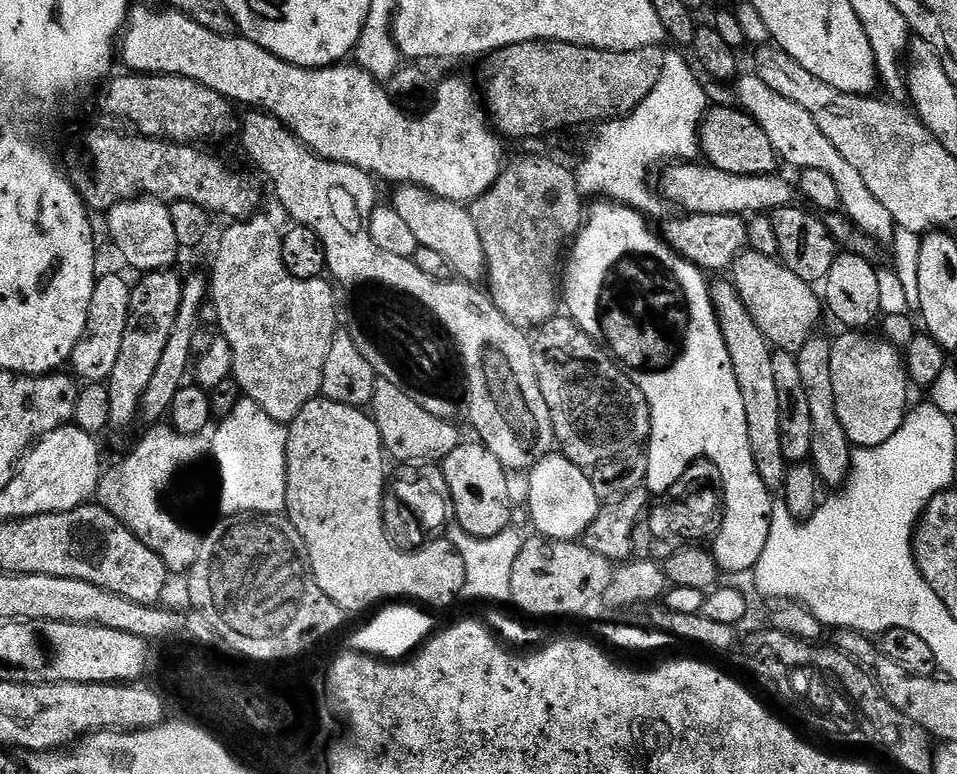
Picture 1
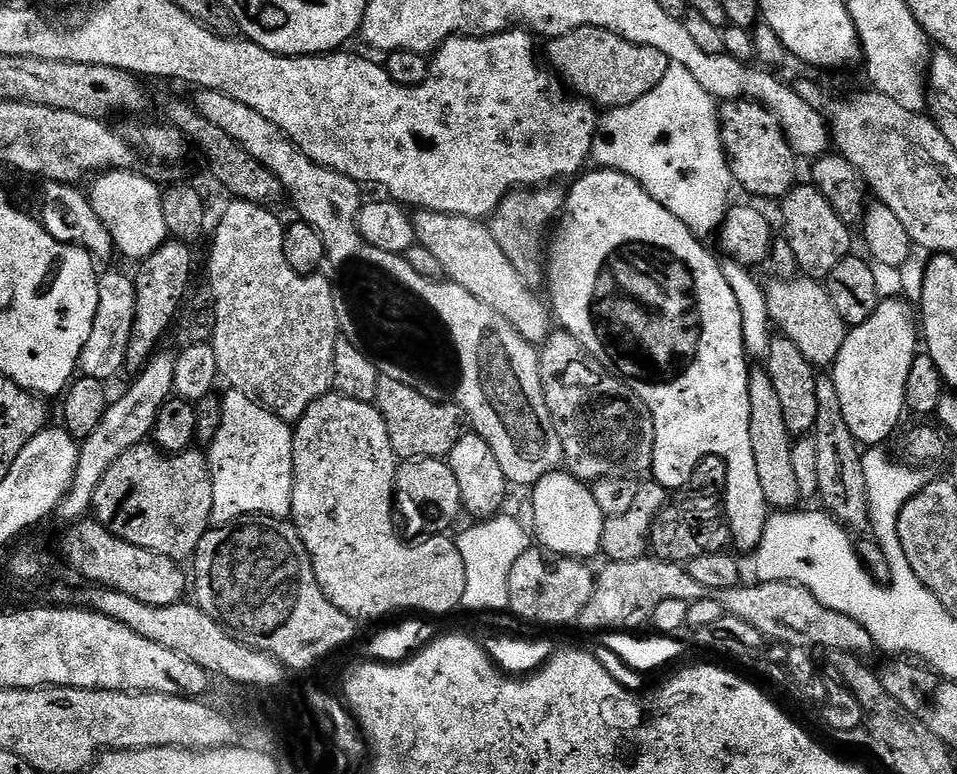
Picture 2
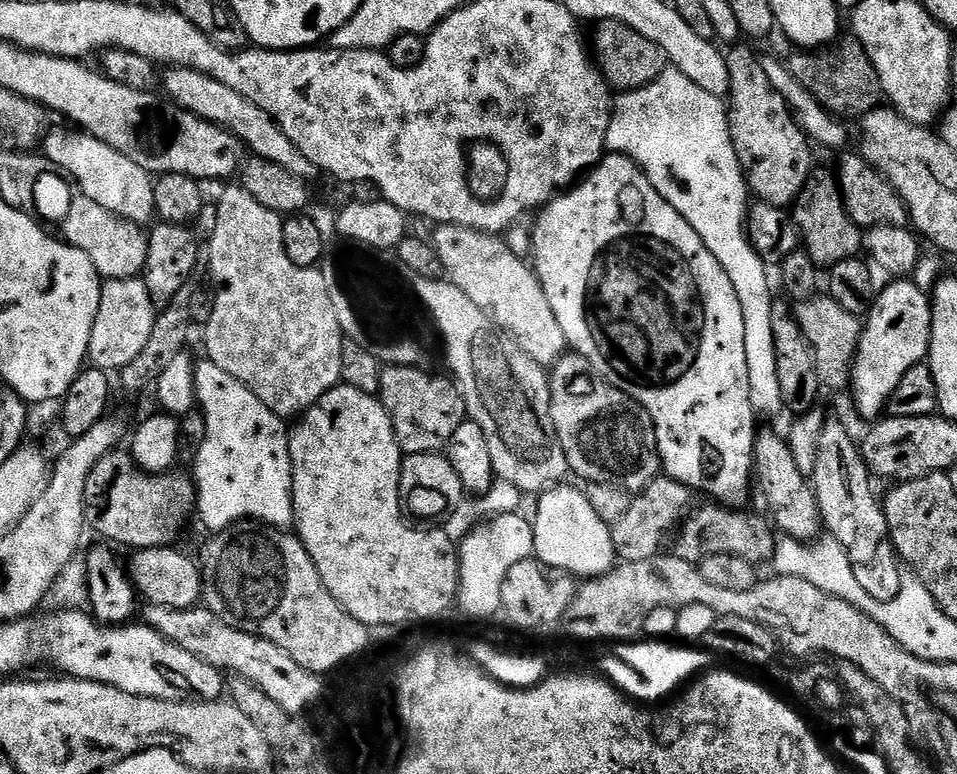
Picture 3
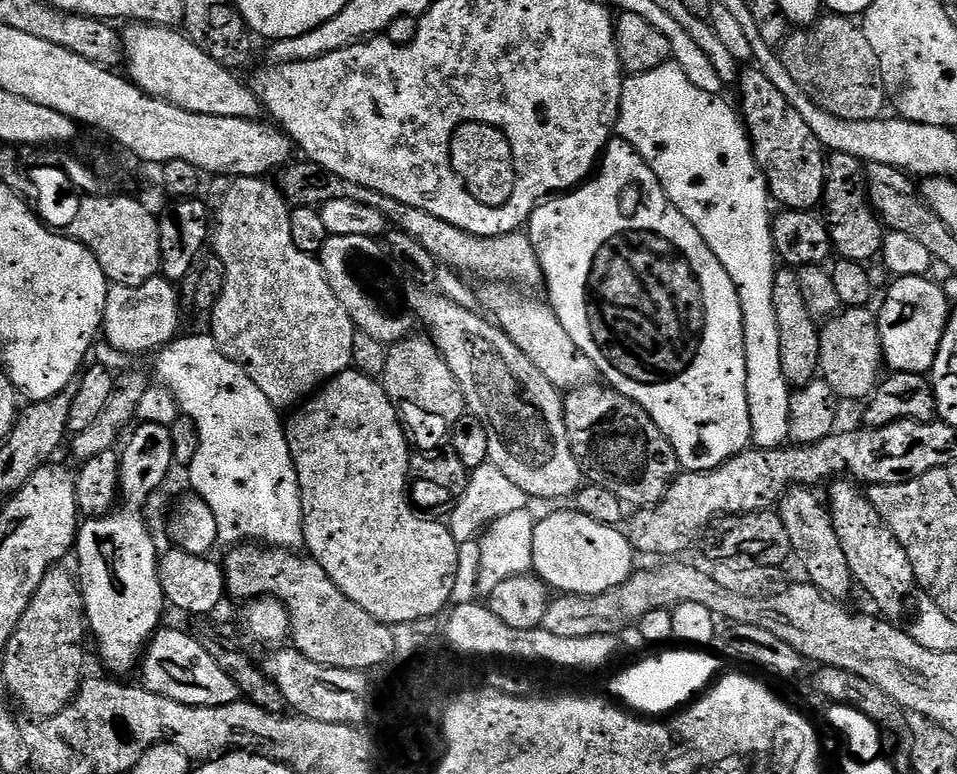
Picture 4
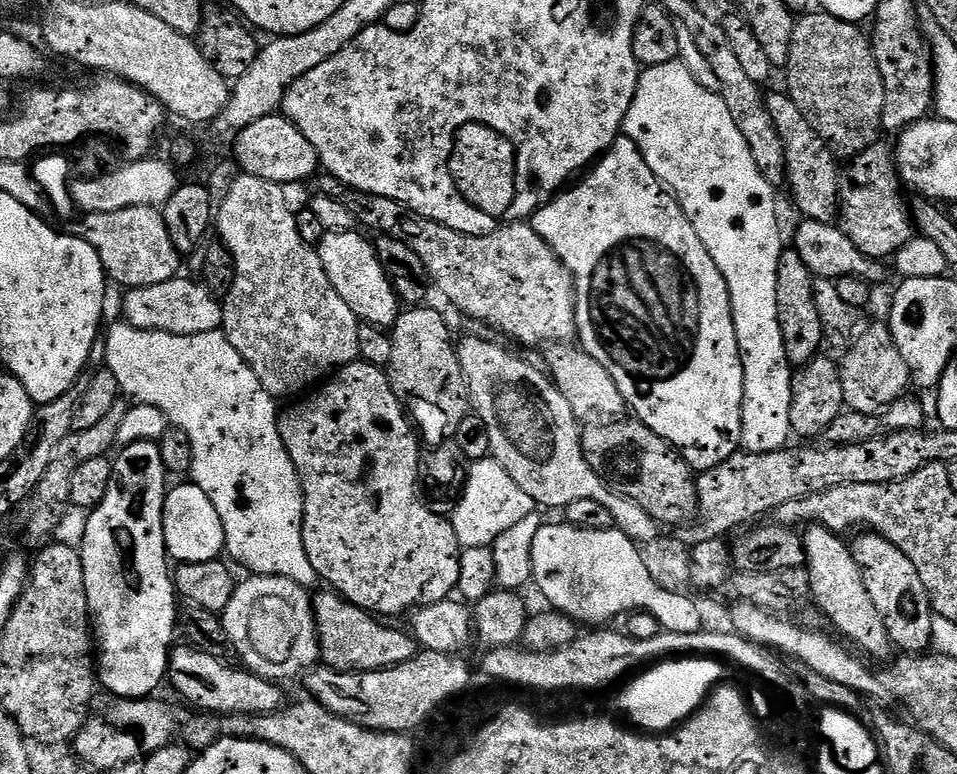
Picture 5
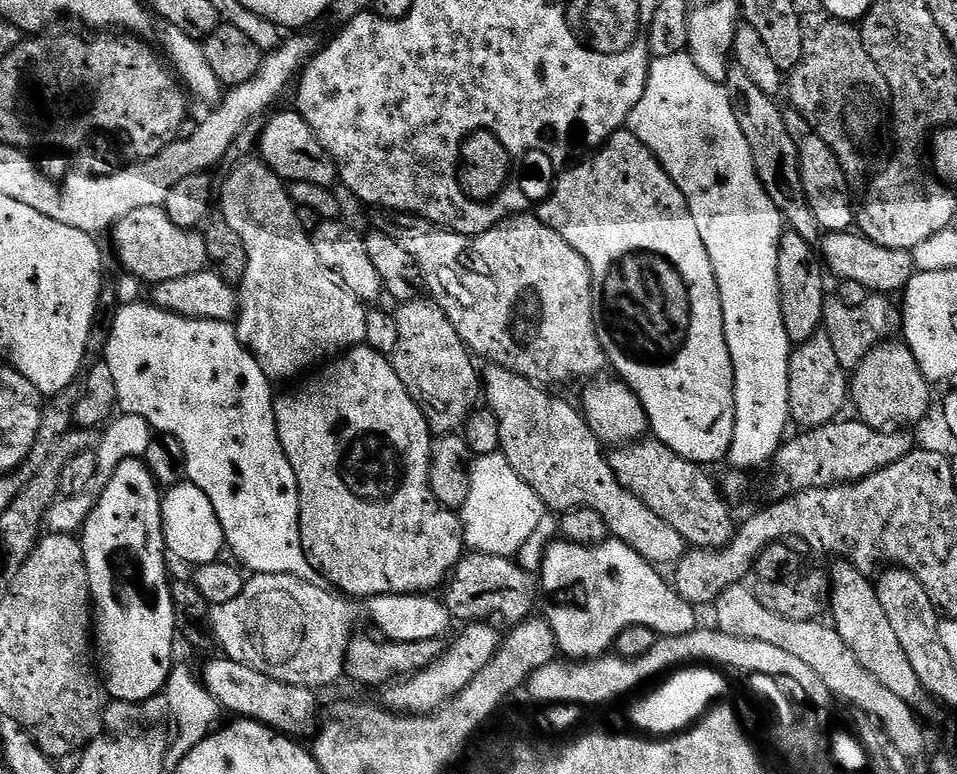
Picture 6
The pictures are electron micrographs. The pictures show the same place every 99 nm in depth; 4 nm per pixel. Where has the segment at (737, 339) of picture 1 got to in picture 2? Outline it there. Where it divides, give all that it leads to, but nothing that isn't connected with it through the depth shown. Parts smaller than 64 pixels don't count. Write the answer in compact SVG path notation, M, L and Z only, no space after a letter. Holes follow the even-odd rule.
M753 367L748 373L750 390L750 447L754 450L754 466L758 470L758 482L762 485L762 494L772 510L792 510L801 503L798 481L794 475L792 446L794 437L786 430L786 414L778 403L778 394L774 391L774 382L763 367Z

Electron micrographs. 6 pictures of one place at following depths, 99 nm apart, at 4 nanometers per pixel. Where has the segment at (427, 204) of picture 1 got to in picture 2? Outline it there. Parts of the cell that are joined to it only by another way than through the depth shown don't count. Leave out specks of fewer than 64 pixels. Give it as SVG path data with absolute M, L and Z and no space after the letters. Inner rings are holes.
M420 210L412 216L412 225L416 231L416 243L426 246L426 250L430 250L430 254L437 256L438 262L442 262L445 277L451 283L462 286L462 290L474 294L474 298L478 298L478 302L486 302L486 306L490 306L495 312L502 314L502 318L506 318L506 322L510 322L510 326L514 326L514 330L518 330L518 334L522 334L522 338L526 338L526 342L530 342L534 346L543 345L544 341L548 339L549 332L554 328L549 305L545 301L543 304L532 293L535 291L518 274L518 270L514 270L510 258L506 258L506 254L502 254L502 246L498 246L498 242L494 242L494 234L487 223L472 220L469 216Z

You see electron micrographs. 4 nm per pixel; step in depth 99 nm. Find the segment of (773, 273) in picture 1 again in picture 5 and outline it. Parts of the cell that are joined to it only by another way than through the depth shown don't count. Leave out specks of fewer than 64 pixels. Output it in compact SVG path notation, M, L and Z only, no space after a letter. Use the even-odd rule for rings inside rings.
M880 322L867 328L868 325L847 345L845 352L848 353L839 361L840 377L845 405L853 412L875 416L895 400L904 399L912 384L912 371L906 366L906 358L902 358L902 350L898 350L887 323Z

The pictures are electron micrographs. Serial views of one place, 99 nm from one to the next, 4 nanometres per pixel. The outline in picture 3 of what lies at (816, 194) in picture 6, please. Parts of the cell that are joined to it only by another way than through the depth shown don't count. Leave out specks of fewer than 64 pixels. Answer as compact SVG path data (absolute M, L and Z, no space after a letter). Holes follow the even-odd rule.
M737 42L726 52L726 70L730 70L732 83L727 105L728 125L734 150L748 181L749 193L759 203L788 208L795 205L814 171L813 145L808 133L801 128L796 113L788 107L782 94L770 86L770 78L766 78L766 70L762 70L761 53L747 46L752 47Z

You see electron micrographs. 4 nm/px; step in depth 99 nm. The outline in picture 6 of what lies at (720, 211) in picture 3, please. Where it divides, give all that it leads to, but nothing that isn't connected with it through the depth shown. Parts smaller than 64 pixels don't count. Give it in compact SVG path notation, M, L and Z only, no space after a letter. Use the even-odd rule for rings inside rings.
M687 51L669 56L657 56L649 63L646 90L628 115L627 131L633 132L658 158L658 162L670 174L674 186L682 190L690 214L698 226L702 242L706 242L706 254L714 266L714 274L720 291L724 311L726 346L730 346L730 358L734 366L734 442L726 457L727 463L736 470L753 470L769 463L786 439L784 431L790 428L790 382L788 363L793 344L788 341L786 326L782 322L782 306L778 294L778 246L786 231L784 218L770 202L770 194L762 186L754 170L754 158L734 118L734 106L730 106L727 87L702 74Z

